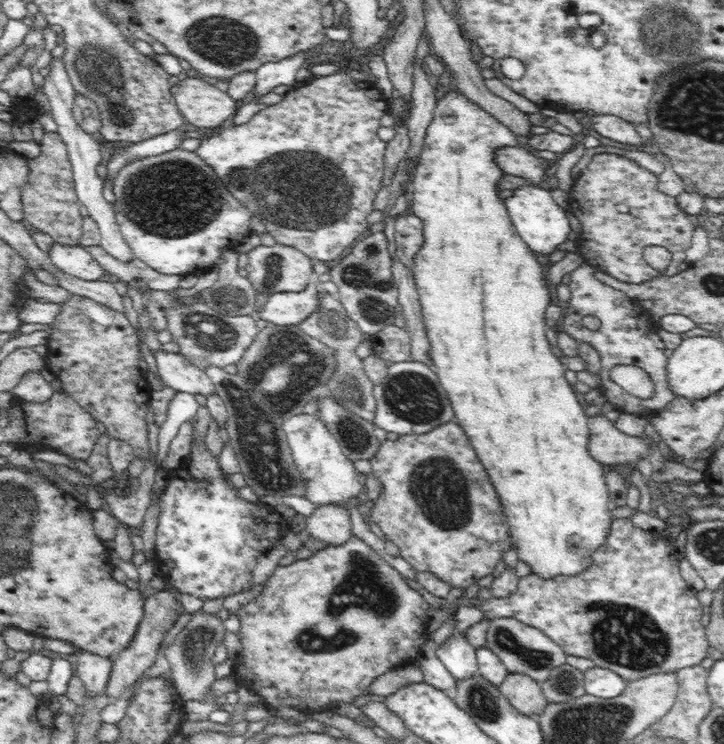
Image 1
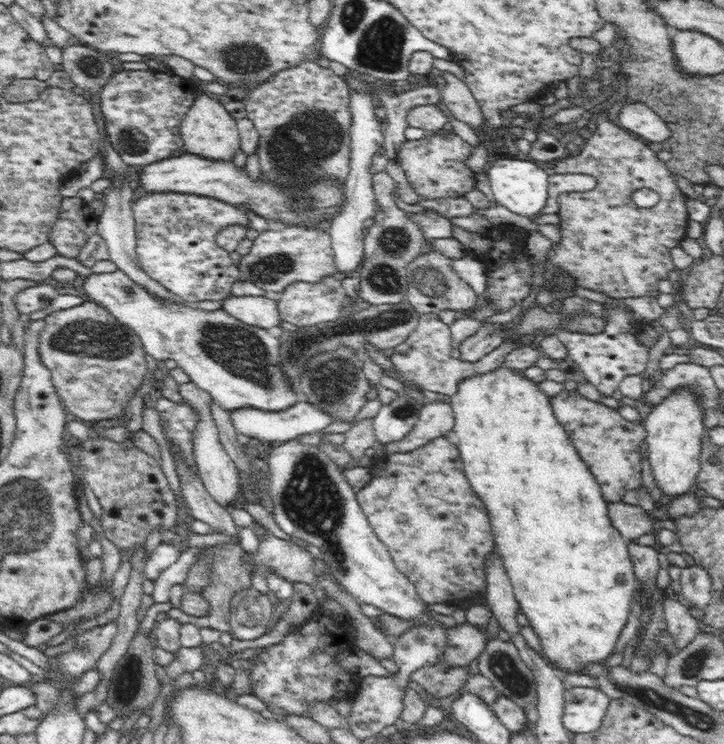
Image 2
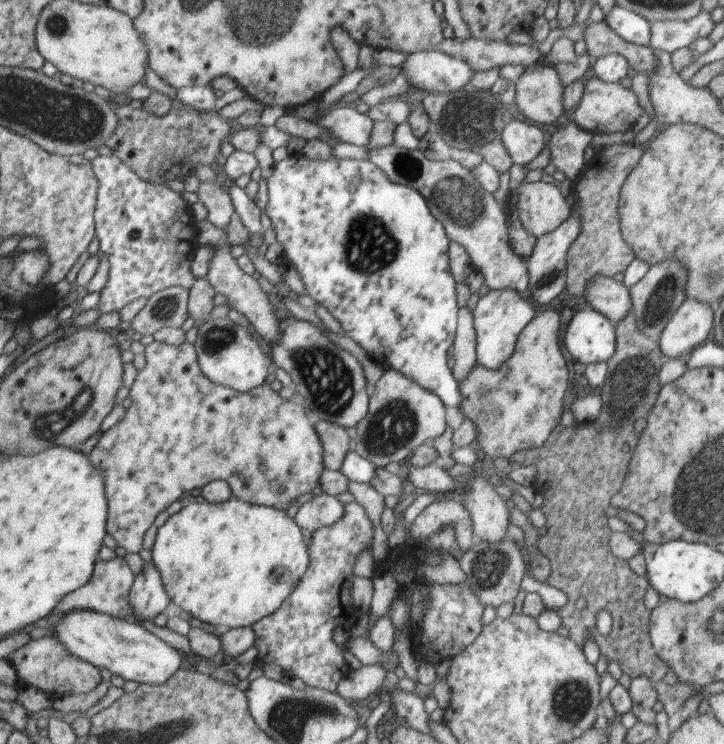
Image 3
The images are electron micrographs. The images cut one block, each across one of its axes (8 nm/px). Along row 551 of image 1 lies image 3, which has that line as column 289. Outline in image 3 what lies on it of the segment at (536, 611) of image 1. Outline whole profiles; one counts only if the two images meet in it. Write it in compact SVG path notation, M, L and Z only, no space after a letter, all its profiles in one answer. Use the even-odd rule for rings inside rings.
M352 500L350 504L344 505L344 516L340 520L330 526L318 528L312 534L312 540L307 544L310 556L307 572L304 572L304 576L276 612L265 616L252 626L254 647L258 650L258 663L276 664L282 668L286 677L300 678L308 687L321 688L333 693L336 691L339 682L350 673L350 668L341 646L333 640L333 632L338 626L353 625L360 615L360 610L354 607L352 602L352 585L356 578L353 569L361 552L372 546L374 531L374 524L370 522L364 506Z

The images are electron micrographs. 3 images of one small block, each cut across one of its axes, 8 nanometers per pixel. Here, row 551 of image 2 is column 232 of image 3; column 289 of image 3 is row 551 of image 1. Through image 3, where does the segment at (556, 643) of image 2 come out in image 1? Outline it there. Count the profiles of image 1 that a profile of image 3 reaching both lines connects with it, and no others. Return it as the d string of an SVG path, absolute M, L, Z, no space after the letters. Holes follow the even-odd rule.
M457 89L449 90L444 97L436 100L434 118L427 128L421 158L408 185L409 194L412 195L414 215L418 216L424 223L424 230L422 230L424 231L424 244L420 246L418 254L414 256L412 273L420 299L420 311L424 315L424 327L426 327L428 343L431 346L431 358L434 367L432 370L438 376L440 385L444 388L450 402L452 402L456 422L460 424L464 433L470 438L480 462L486 468L492 486L494 486L498 497L500 497L500 503L502 503L502 509L509 526L510 543L516 548L517 558L520 562L528 564L531 572L536 576L544 580L550 580L550 578L556 578L556 576L578 576L580 572L584 572L584 570L588 570L592 566L590 556L608 538L608 532L610 532L610 526L613 523L612 514L610 513L613 506L605 479L607 467L594 459L588 452L588 440L590 439L589 417L585 414L585 403L574 389L574 386L568 383L565 378L566 368L560 363L559 358L552 354L552 346L546 339L548 326L545 321L545 310L553 301L553 289L545 279L542 264L538 262L533 250L518 234L516 227L510 220L508 211L505 209L504 201L498 197L500 188L497 188L497 184L506 174L496 164L496 150L507 146L518 146L516 138L517 135L507 126L504 126L497 118L488 114L481 106L466 98Z

